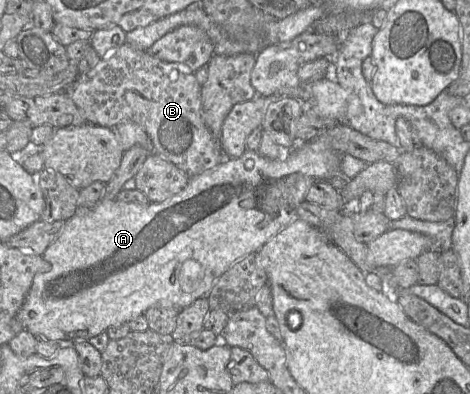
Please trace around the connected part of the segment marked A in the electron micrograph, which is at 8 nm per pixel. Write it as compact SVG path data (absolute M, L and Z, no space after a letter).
M322 141L298 142L283 158L269 159L256 151L246 150L242 156L232 159L224 159L214 168L206 170L198 175L189 177L185 188L161 203L150 202L147 205L126 203L116 200L101 199L96 205L79 211L65 221L60 235L46 248L42 257L50 263L51 268L44 273L37 273L30 290L16 315L17 321L23 330L30 332L34 337L45 337L57 341L60 347L64 343L88 341L90 338L105 332L112 326L117 326L143 315L150 307L162 306L181 310L196 299L207 297L216 280L227 271L235 262L249 254L256 253L265 243L274 237L294 220L298 219L296 213L298 206L305 201L307 190L313 183L329 181L340 172L341 156L328 148Z

